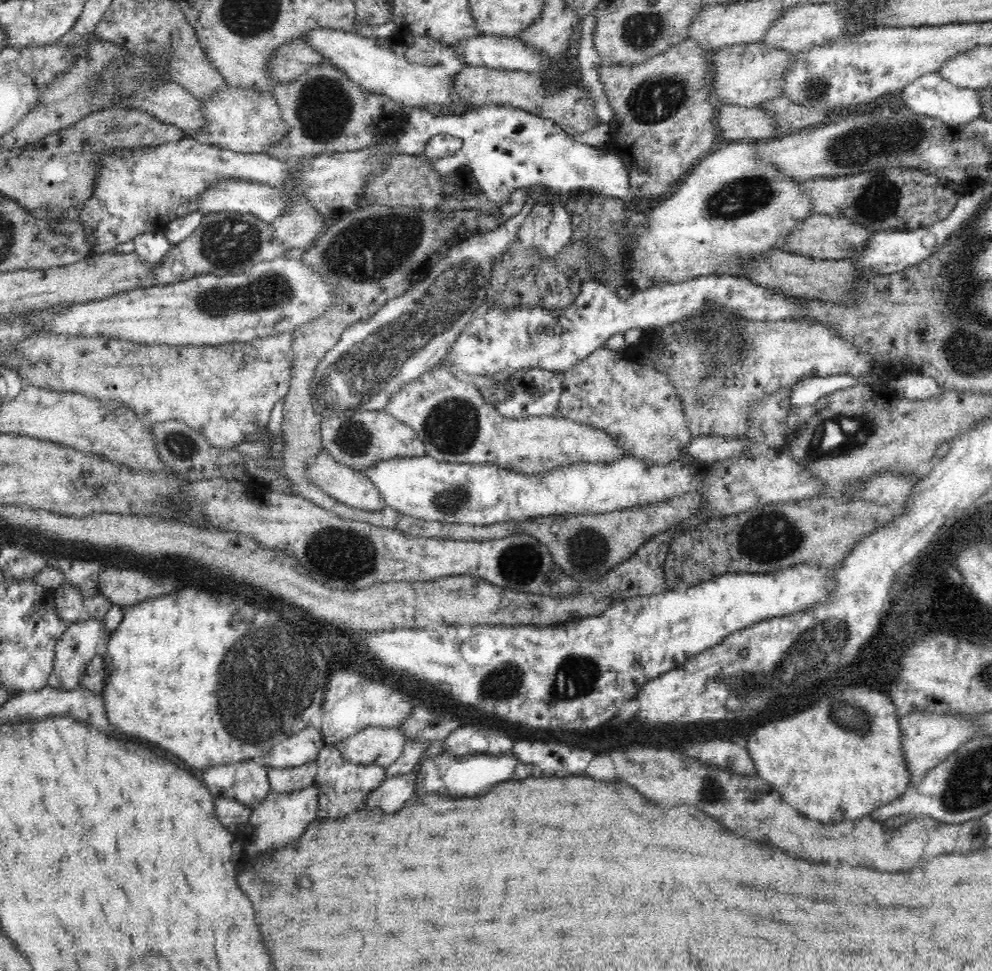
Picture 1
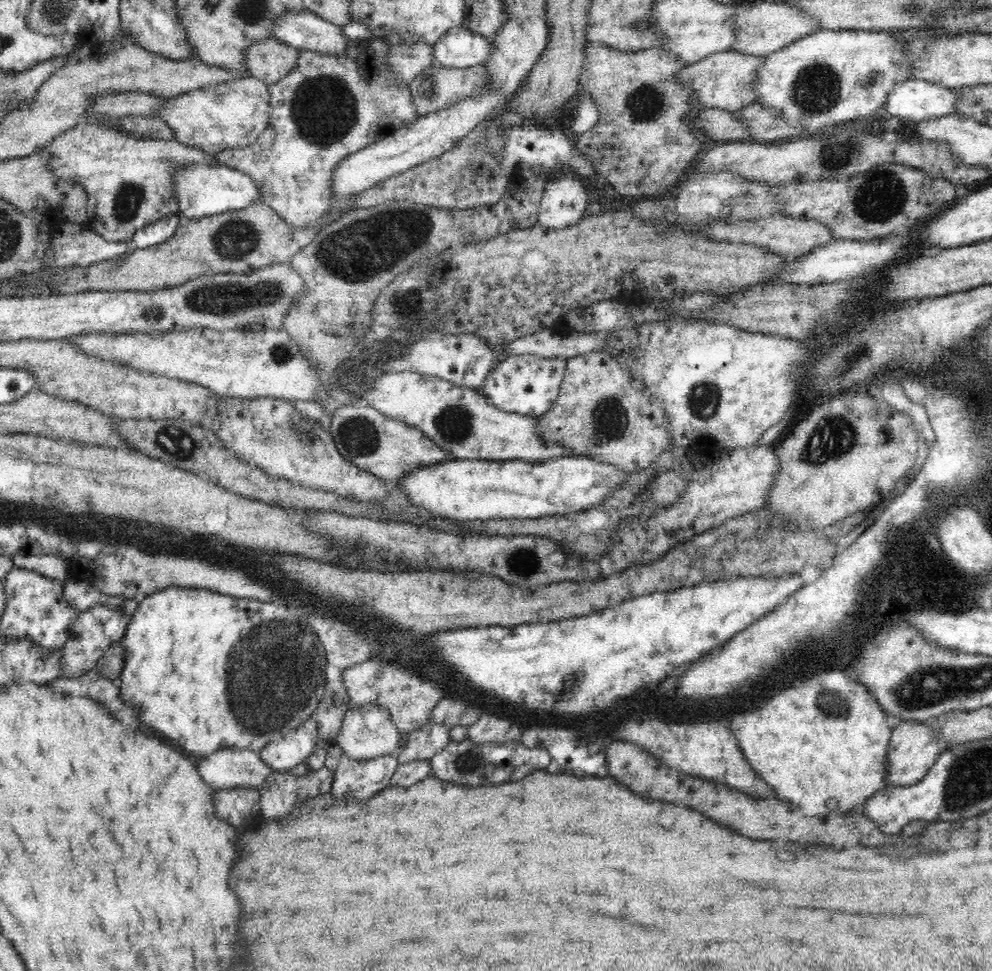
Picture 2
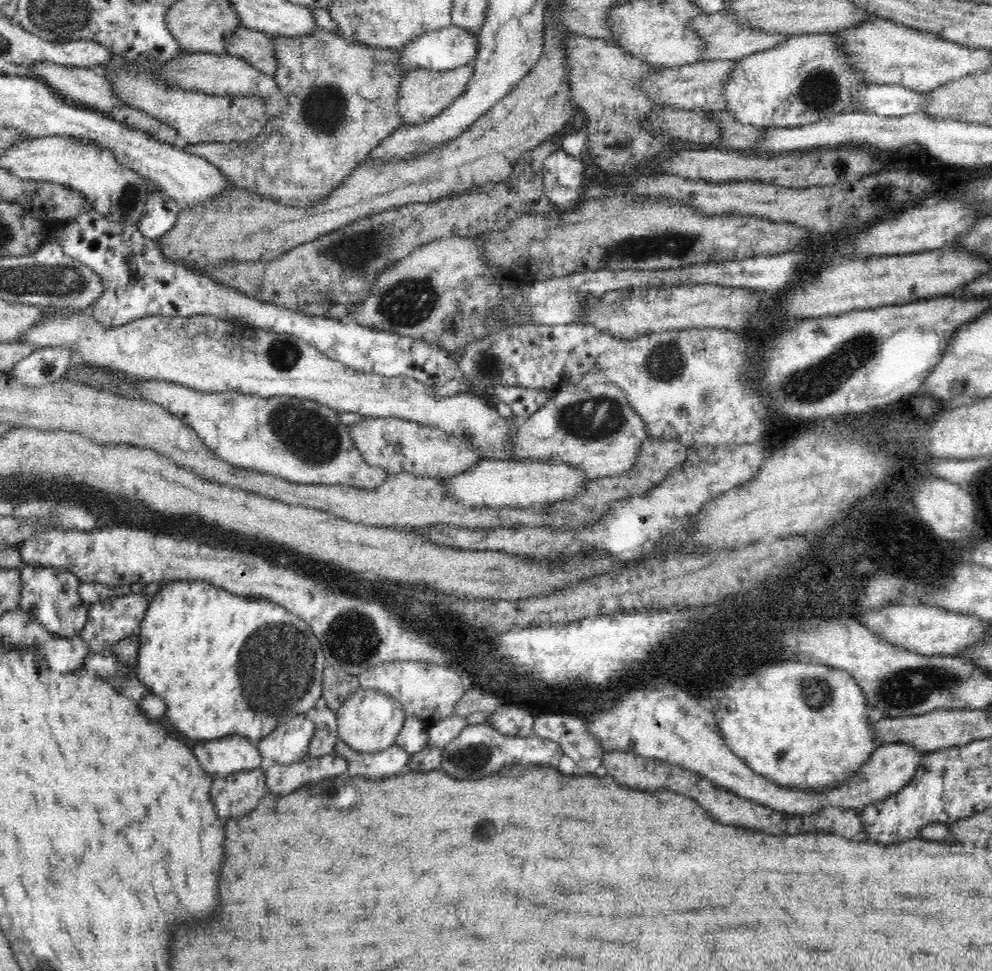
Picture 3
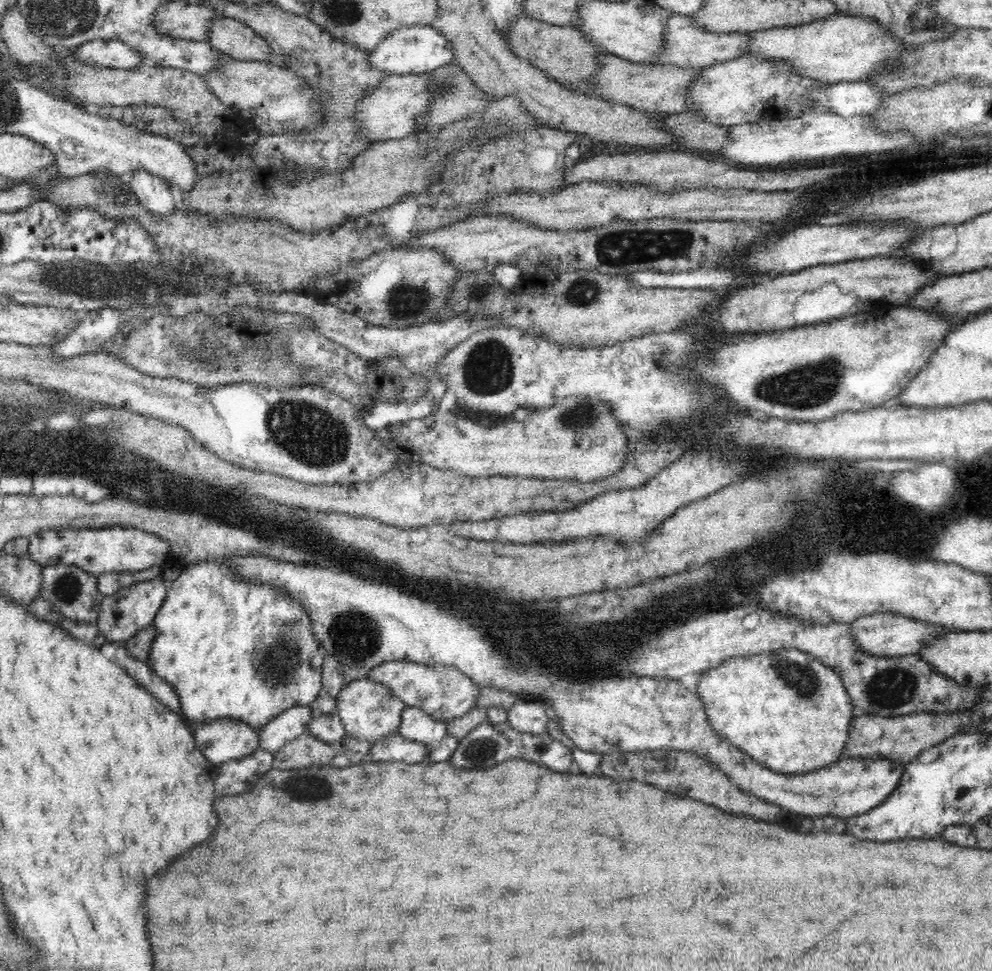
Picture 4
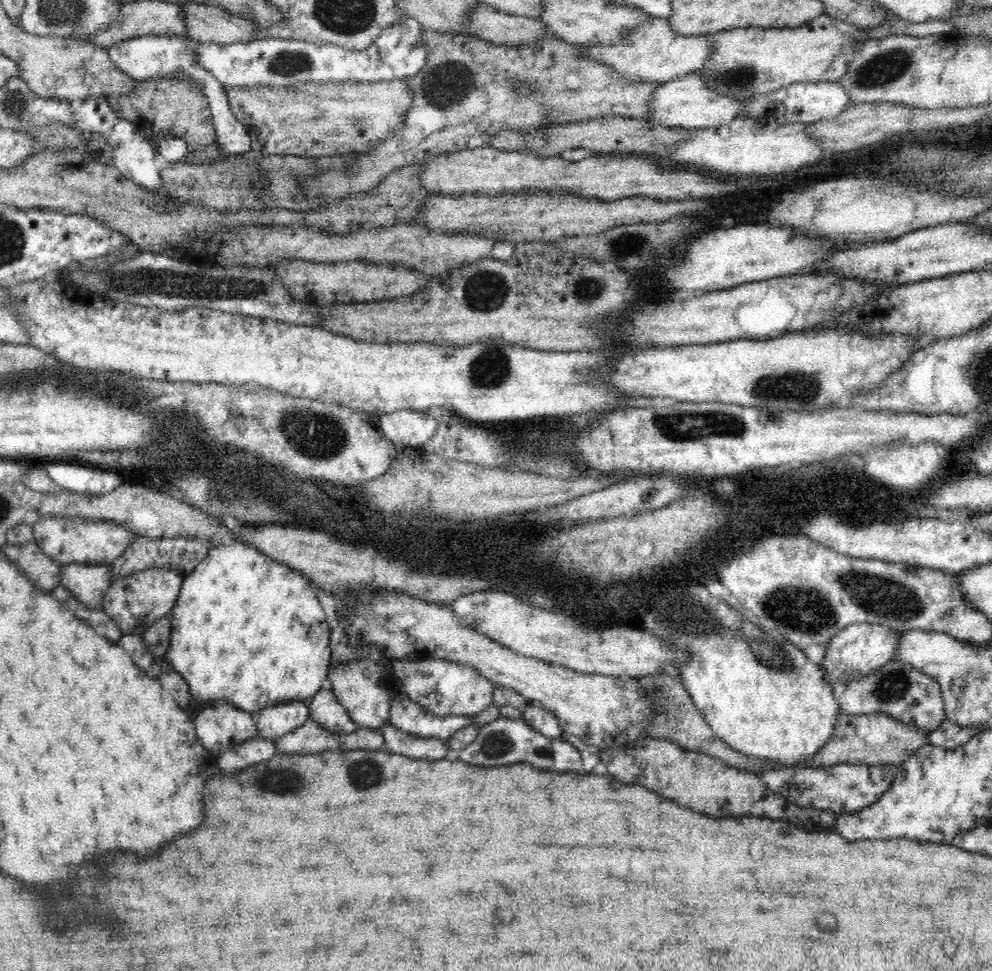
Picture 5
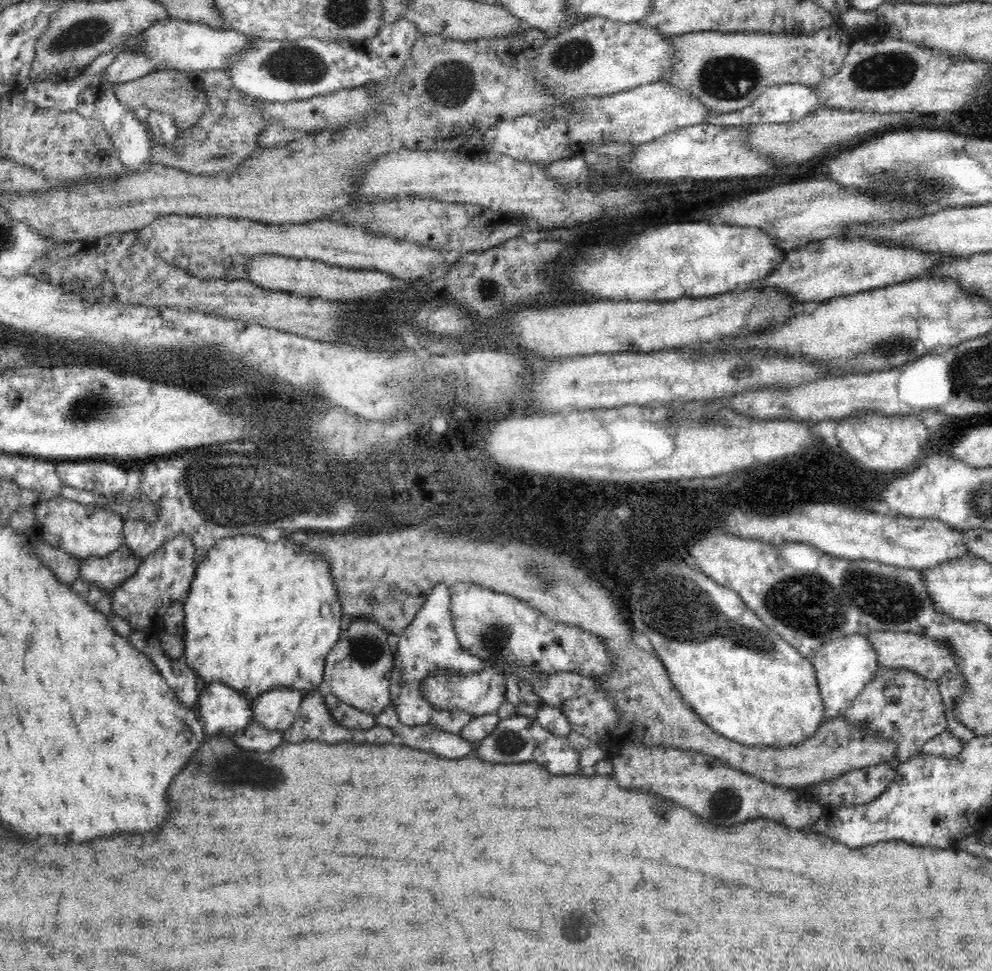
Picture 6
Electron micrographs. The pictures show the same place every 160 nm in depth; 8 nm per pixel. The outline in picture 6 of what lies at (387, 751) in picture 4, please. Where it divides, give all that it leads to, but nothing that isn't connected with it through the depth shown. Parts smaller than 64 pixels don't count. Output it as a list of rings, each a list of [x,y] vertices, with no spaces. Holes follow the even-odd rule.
[[[392,704],[376,717],[376,724],[392,729],[396,742],[404,740],[404,746],[434,752],[442,758],[462,758],[475,748],[475,743],[464,741],[460,734],[446,733],[434,725],[408,726],[400,723]]]

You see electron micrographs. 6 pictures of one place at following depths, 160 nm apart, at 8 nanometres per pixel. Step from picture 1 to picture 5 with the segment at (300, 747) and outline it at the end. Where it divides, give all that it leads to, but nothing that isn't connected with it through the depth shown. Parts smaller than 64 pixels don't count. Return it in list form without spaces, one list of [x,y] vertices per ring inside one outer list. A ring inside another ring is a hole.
[[[291,700],[272,705],[256,715],[257,736],[276,742],[300,728],[308,719],[309,708],[303,701]]]

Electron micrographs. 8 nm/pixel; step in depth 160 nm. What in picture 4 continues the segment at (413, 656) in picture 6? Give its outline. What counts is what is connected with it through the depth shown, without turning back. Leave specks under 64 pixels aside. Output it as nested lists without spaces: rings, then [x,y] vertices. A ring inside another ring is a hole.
[[[407,706],[396,734],[412,742],[432,746],[446,736],[446,722],[433,719],[422,709]]]

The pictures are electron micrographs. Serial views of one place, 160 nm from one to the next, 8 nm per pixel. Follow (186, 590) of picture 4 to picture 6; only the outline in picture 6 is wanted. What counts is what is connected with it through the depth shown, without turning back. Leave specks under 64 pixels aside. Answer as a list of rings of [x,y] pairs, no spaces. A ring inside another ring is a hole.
[[[236,535],[232,537],[220,538],[216,544],[205,554],[204,560],[199,562],[194,572],[194,580],[190,585],[187,596],[184,598],[184,657],[190,669],[200,678],[202,688],[210,684],[224,684],[236,689],[238,693],[244,695],[246,699],[254,700],[258,695],[269,690],[288,688],[304,693],[310,693],[325,688],[323,676],[328,653],[339,641],[342,626],[342,611],[340,611],[340,601],[336,599],[336,585],[330,575],[328,563],[320,555],[308,555],[302,552],[294,542],[290,540],[278,540],[274,544],[268,544],[256,535]]]

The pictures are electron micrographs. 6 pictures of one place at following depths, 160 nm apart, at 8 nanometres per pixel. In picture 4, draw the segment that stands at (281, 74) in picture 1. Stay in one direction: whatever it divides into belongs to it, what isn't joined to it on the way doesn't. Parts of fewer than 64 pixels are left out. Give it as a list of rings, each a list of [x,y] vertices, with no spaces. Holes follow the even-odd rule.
[[[214,19],[209,24],[209,44],[236,60],[272,62],[273,52],[266,39],[239,19]]]

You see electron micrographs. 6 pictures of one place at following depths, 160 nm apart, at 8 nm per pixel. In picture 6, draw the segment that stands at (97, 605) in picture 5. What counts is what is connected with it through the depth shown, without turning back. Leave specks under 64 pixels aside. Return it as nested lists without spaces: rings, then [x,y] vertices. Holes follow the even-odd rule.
[[[126,545],[105,557],[88,557],[78,564],[78,577],[98,589],[112,591],[130,578],[141,563]]]

